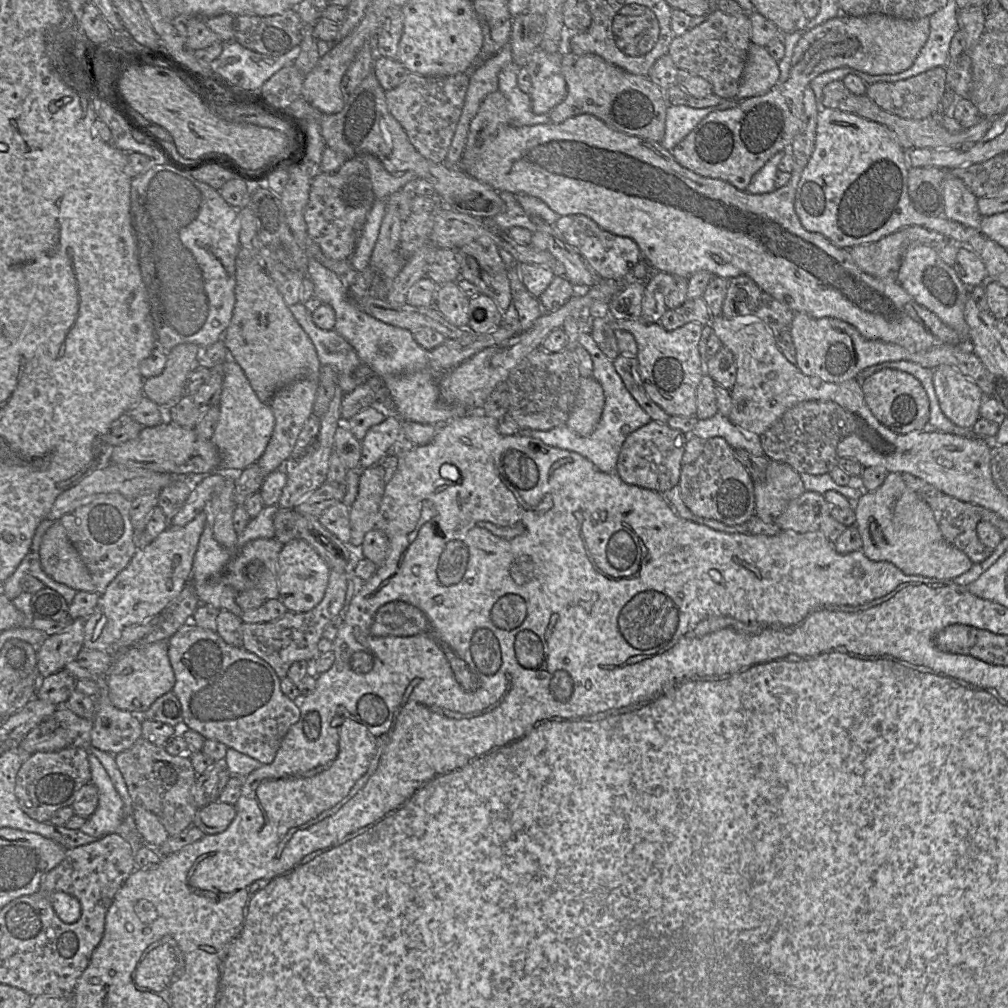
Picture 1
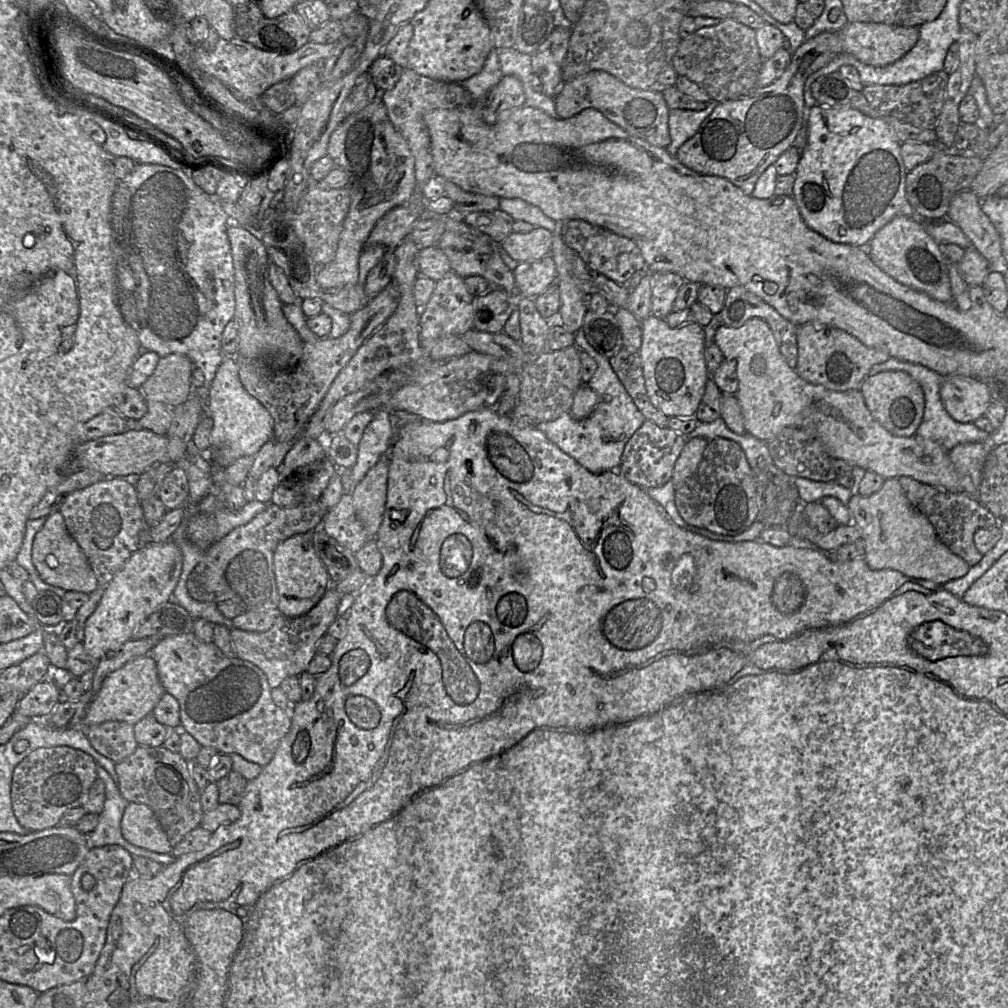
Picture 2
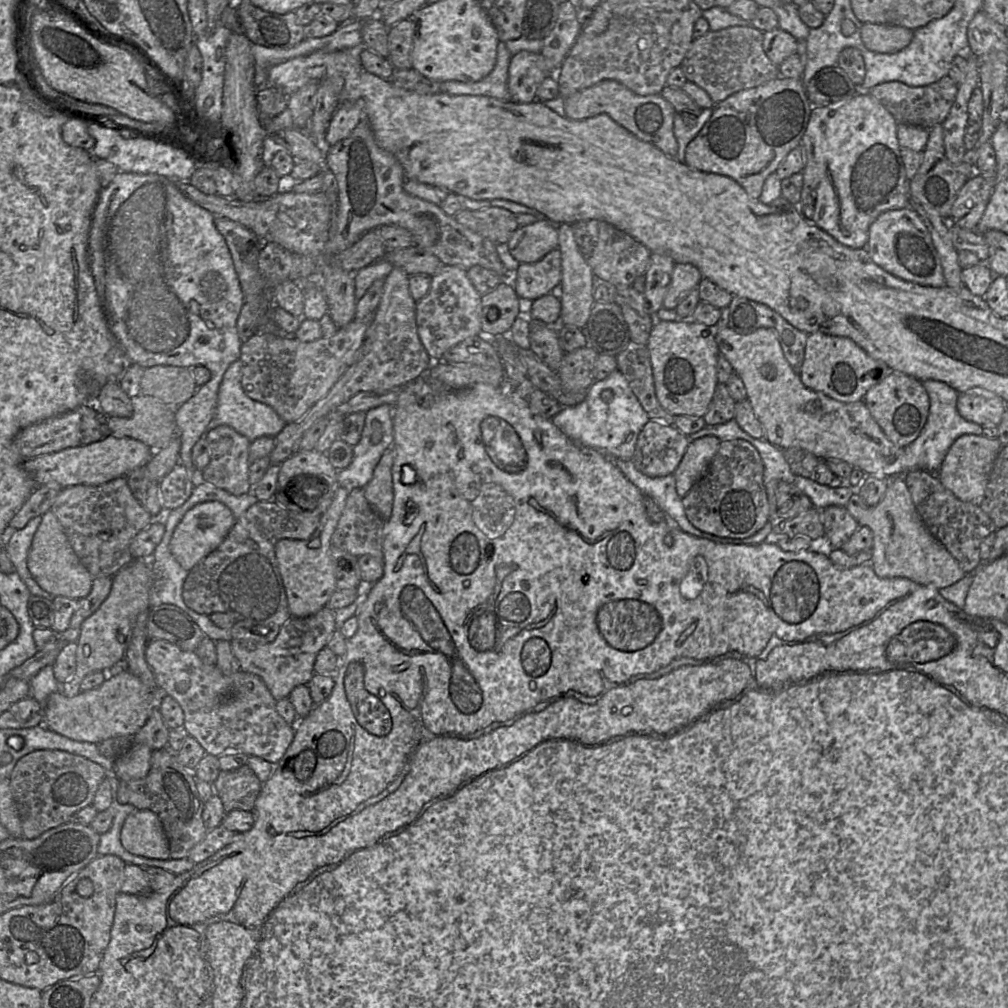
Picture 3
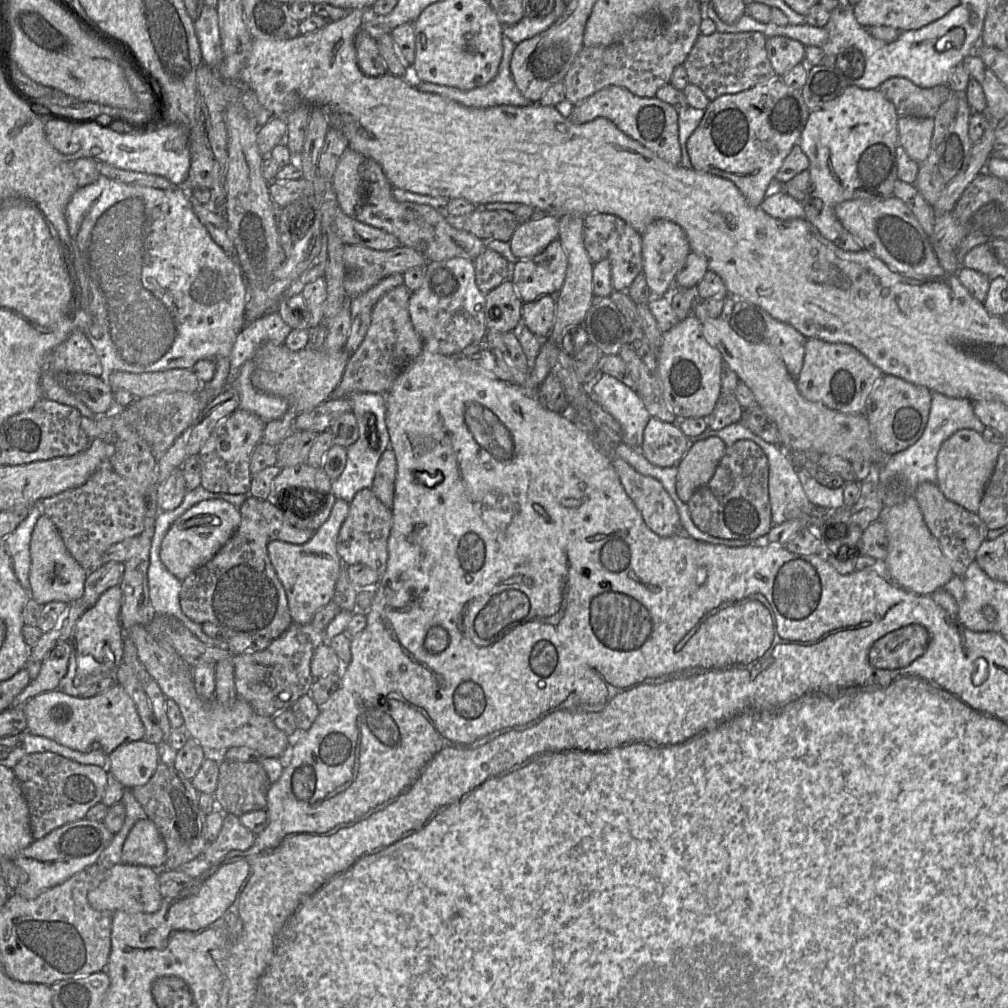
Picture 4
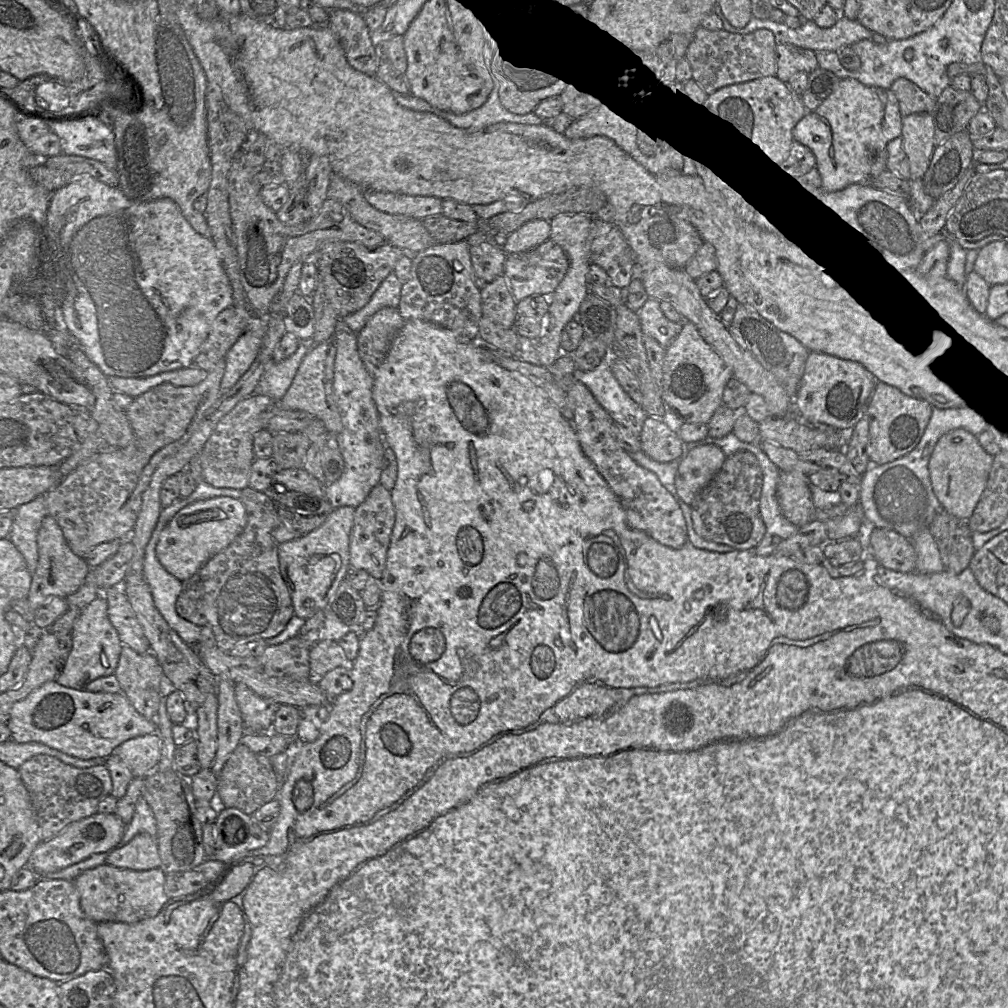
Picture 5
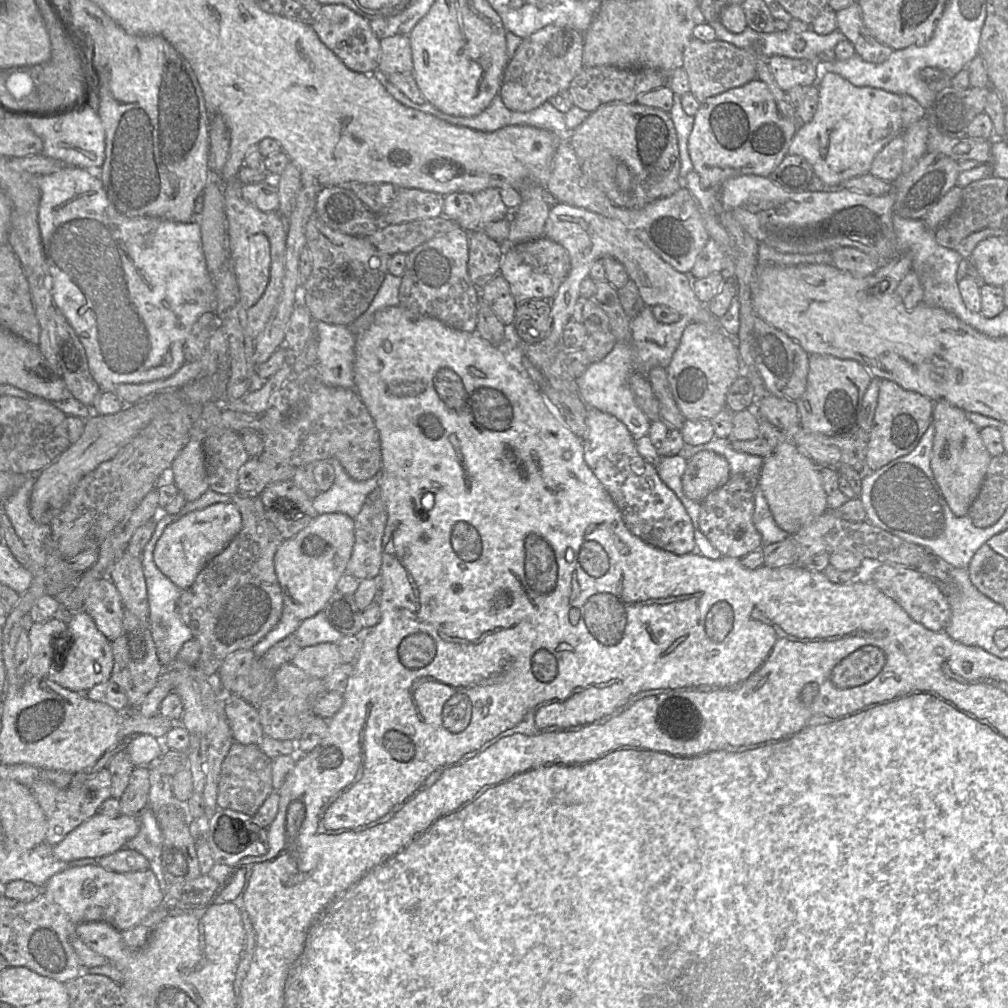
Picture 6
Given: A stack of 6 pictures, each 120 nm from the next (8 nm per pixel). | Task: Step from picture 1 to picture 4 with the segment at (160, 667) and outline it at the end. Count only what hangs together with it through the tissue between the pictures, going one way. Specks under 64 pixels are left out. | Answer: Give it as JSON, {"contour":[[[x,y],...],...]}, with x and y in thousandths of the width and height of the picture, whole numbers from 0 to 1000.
{"contour":[[[116,677],[90,692],[69,690],[58,684],[46,686],[29,693],[22,703],[27,716],[26,725],[82,747],[99,742],[108,749],[117,740],[142,734],[144,730],[132,693]]]}

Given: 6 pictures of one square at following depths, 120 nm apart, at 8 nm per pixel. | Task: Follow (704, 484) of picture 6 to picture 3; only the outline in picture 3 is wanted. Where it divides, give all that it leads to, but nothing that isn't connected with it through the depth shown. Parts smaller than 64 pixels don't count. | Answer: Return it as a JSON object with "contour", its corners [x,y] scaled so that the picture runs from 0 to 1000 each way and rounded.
{"contour":[[[702,432],[692,435],[683,441],[668,469],[671,487],[675,494],[681,492],[688,480],[701,469],[714,438],[710,433]]]}

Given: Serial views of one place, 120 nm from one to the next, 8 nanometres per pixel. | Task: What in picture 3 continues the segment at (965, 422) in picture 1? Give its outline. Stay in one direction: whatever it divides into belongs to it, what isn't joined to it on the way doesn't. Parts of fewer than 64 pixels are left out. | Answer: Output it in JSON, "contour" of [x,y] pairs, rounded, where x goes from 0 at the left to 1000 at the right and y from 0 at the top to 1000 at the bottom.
{"contour":[[[963,385],[950,391],[948,405],[957,417],[971,422],[989,423],[999,402],[991,393],[981,388]]]}

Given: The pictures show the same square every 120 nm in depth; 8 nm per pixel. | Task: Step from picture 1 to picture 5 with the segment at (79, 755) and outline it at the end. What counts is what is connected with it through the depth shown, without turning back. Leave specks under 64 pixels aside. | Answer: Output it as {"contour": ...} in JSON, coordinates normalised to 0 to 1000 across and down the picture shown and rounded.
{"contour":[[[41,748],[24,756],[18,765],[37,810],[41,834],[52,832],[72,815],[96,808],[98,797],[110,789],[112,782],[110,769],[104,758],[75,762],[53,750]]]}

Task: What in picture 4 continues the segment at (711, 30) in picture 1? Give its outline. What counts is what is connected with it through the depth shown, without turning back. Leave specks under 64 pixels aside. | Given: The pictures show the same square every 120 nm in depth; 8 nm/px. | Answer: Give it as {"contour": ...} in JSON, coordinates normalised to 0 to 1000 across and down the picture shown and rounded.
{"contour":[[[753,31],[694,34],[678,65],[685,83],[692,85],[706,100],[718,93],[729,93],[752,83],[769,79],[760,51],[761,37]]]}

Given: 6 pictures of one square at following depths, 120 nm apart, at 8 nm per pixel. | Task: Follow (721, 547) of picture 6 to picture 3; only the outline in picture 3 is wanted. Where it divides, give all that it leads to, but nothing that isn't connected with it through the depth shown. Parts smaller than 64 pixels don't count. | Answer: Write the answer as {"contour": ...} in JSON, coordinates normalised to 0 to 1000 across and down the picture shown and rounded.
{"contour":[[[737,436],[714,438],[701,469],[677,494],[682,515],[691,525],[714,533],[748,531],[763,518],[757,469],[757,457],[745,439]]]}

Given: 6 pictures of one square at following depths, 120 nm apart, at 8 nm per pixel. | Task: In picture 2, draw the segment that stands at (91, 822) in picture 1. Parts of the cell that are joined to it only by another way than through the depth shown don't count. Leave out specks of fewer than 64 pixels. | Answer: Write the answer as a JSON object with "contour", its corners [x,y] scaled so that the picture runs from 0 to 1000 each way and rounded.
{"contour":[[[96,758],[96,769],[104,778],[105,793],[102,805],[98,808],[97,818],[85,828],[89,839],[100,840],[115,837],[125,842],[133,850],[142,849],[163,859],[172,856],[175,850],[170,846],[160,847],[145,843],[131,838],[122,830],[120,815],[129,796],[121,790],[117,777],[99,758]]]}

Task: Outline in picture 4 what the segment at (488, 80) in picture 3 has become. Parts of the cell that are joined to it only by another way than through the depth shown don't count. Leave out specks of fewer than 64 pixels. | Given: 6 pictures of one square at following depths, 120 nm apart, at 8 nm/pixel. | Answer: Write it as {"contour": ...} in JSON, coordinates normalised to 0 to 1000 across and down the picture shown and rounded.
{"contour":[[[498,35],[498,58],[494,71],[489,79],[480,85],[459,90],[454,87],[431,83],[415,82],[418,91],[435,93],[442,98],[452,100],[468,107],[485,107],[496,104],[521,106],[528,102],[514,90],[506,70],[506,62],[511,44],[502,35]]]}

